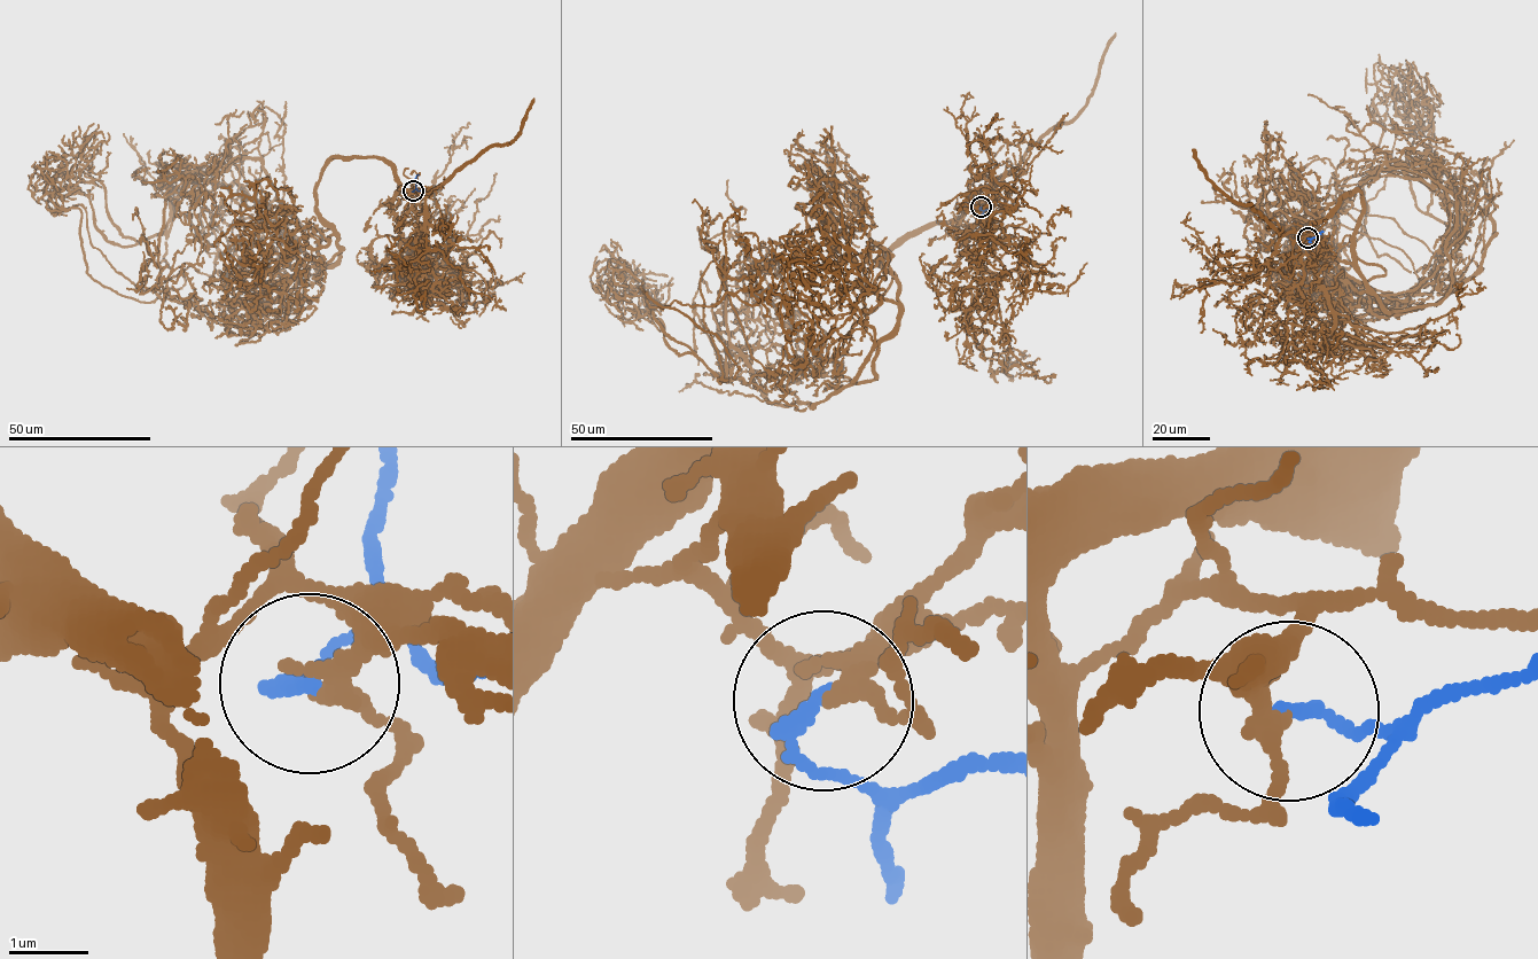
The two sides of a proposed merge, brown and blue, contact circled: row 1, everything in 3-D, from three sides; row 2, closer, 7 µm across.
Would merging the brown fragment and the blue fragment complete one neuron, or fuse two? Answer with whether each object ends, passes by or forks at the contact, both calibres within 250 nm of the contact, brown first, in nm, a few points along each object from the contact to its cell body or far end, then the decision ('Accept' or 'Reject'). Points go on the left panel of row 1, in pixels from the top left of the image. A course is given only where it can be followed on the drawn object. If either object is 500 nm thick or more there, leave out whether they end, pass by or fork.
At the ring brown passes by. At the ring blue ends. Thickness 220 nm (brown) against 180 nm. Course of brown: (413, 192), (330, 161), (318, 266), (235, 184), (140, 241), (54, 184), (102, 285), (179, 271). Course of blue: (413, 192), (414, 179), (419, 174). Accept

